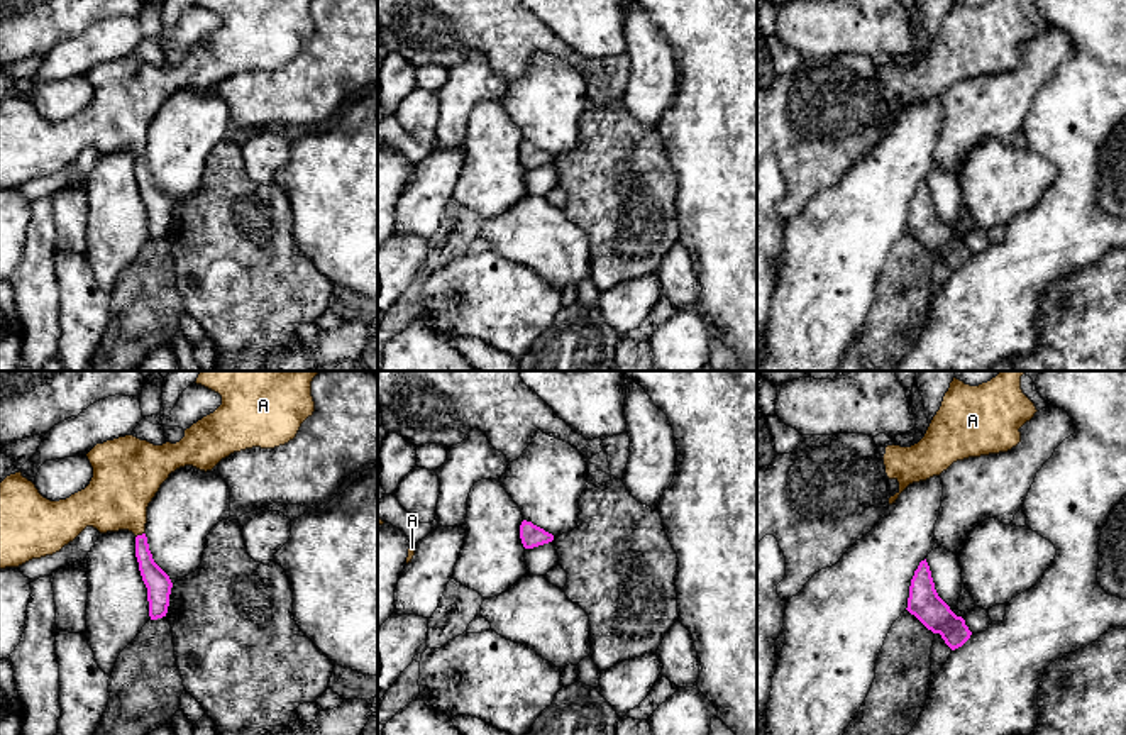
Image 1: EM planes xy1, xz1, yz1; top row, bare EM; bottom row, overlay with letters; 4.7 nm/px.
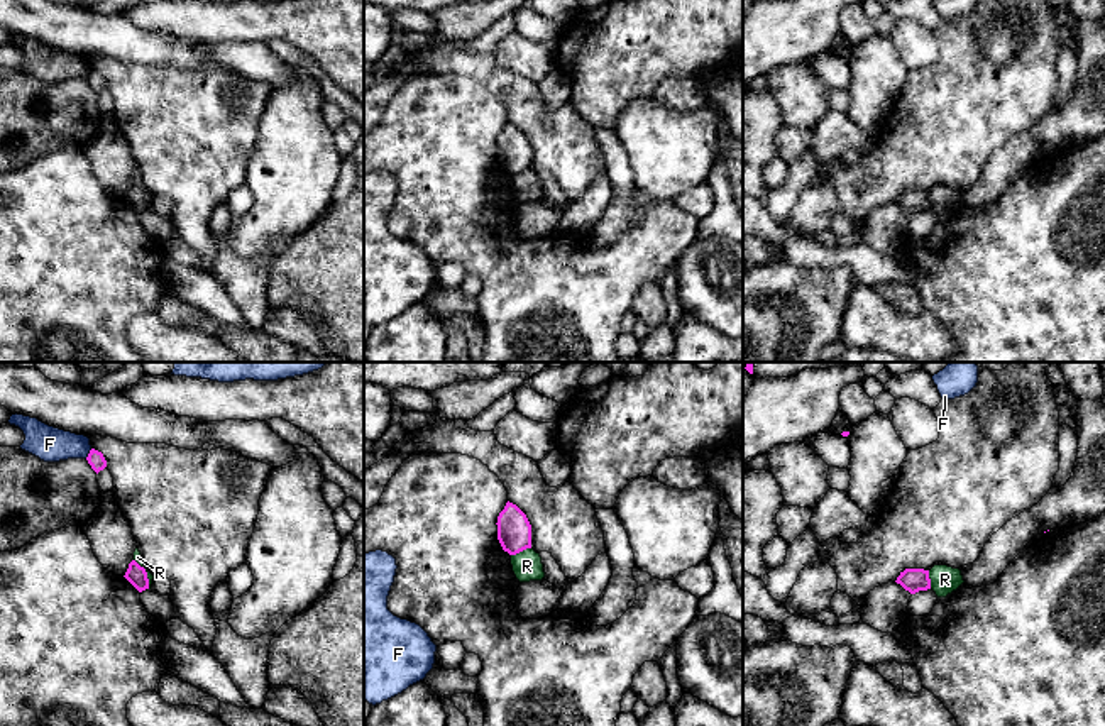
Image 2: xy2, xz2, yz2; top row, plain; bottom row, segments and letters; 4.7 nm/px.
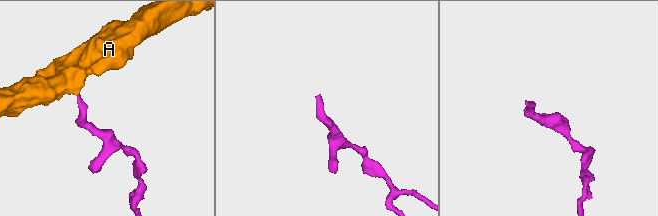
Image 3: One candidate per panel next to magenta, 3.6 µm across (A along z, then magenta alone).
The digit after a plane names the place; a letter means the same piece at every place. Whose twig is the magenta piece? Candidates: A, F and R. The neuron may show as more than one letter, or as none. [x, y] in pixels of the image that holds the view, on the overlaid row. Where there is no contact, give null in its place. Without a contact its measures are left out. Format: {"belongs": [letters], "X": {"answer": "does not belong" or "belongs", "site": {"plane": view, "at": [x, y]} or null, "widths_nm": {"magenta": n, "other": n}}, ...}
{"belongs": ["A"], "A": {"answer": "belongs", "site": {"plane": "xy1", "at": [139, 536]}, "widths_nm": {"magenta": 120, "other": 300}}, "F": {"answer": "does not belong", "site": {"plane": "xy2", "at": [88, 454]}, "widths_nm": {"magenta": 80, "other": 170}}, "R": {"answer": "does not belong", "site": {"plane": "xy2", "at": [146, 572]}, "widths_nm": {"magenta": 90, "other": 40}}}

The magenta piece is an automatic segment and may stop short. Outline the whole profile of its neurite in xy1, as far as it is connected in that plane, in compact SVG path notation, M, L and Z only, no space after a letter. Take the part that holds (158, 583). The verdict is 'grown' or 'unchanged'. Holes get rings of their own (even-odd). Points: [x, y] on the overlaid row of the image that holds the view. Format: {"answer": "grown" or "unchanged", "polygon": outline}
{"answer": "grown", "polygon": "M200 371L196 384L201 384L222 396L222 405L210 415L203 417L176 442L154 445L134 435L119 437L97 444L88 454L93 467L90 484L66 500L51 501L44 498L36 484L15 472L0 483L0 569L19 567L32 559L41 559L59 552L73 542L86 527L100 533L129 530L135 535L135 557L142 581L147 588L149 616L157 620L166 616L173 583L169 576L154 562L146 537L147 506L159 491L161 484L179 467L193 466L200 471L212 471L222 459L234 452L252 447L274 449L293 440L301 423L313 415L315 401L312 396L312 381L320 371Z"}

